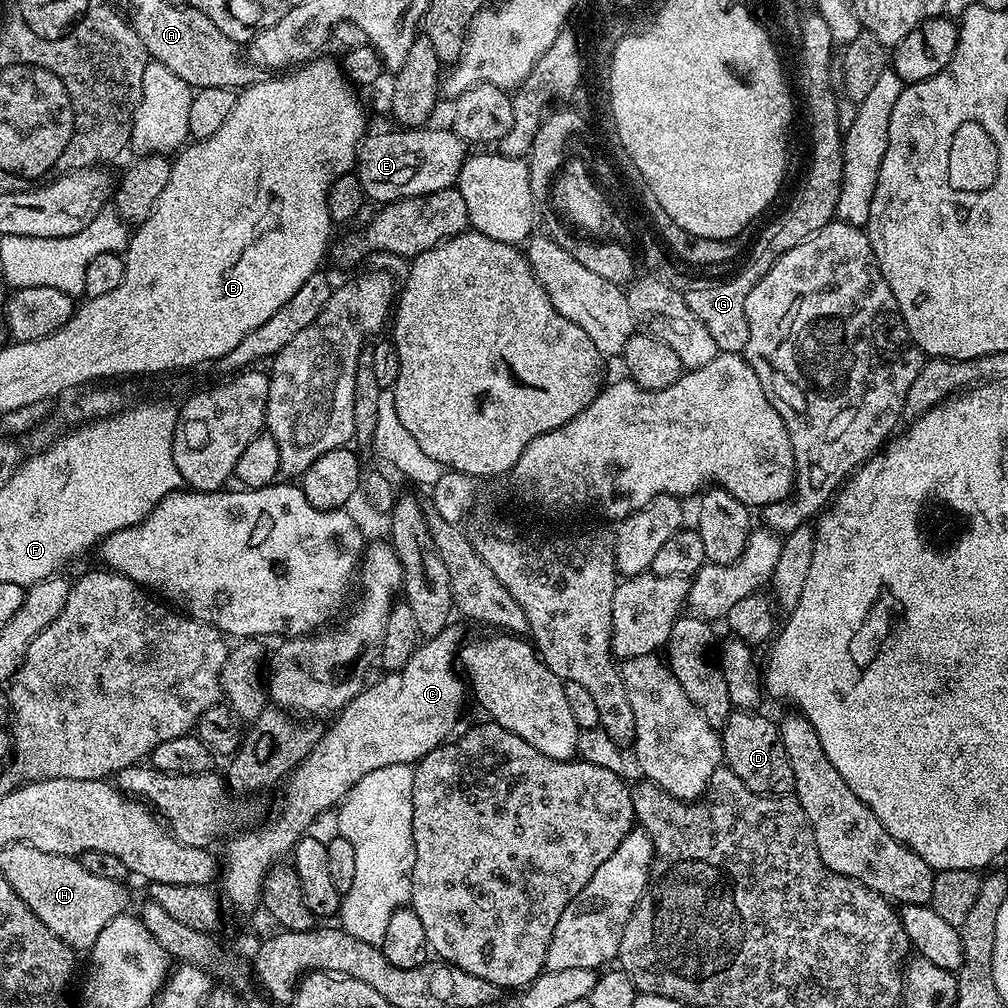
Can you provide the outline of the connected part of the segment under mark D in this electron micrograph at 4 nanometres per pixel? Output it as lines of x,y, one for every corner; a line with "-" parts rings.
733,710
722,729
724,745
723,763
752,792
760,796
792,796
796,779
794,769
790,766
790,758
786,758
786,746
782,746
780,725
768,716
759,716
759,711
741,712

